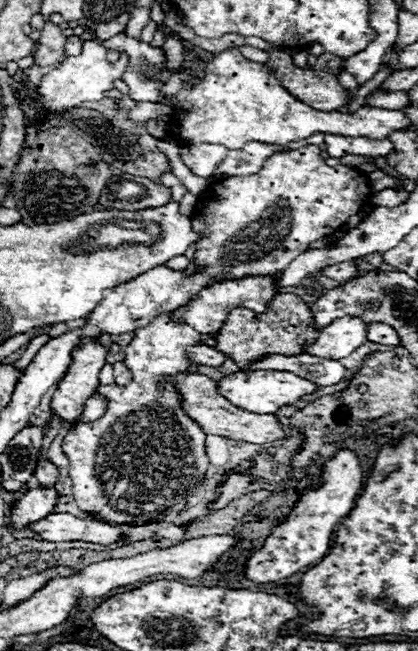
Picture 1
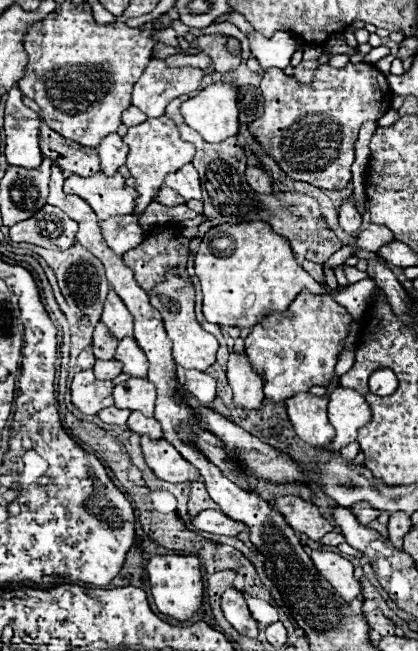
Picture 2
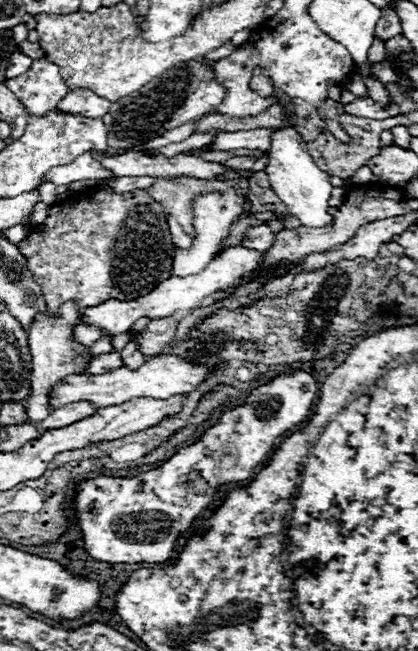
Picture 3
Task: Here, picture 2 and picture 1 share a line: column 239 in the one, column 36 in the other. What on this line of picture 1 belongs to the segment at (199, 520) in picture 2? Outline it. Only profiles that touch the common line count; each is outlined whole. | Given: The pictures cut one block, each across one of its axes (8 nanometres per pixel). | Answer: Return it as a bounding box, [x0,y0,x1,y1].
[28,512,120,544]

